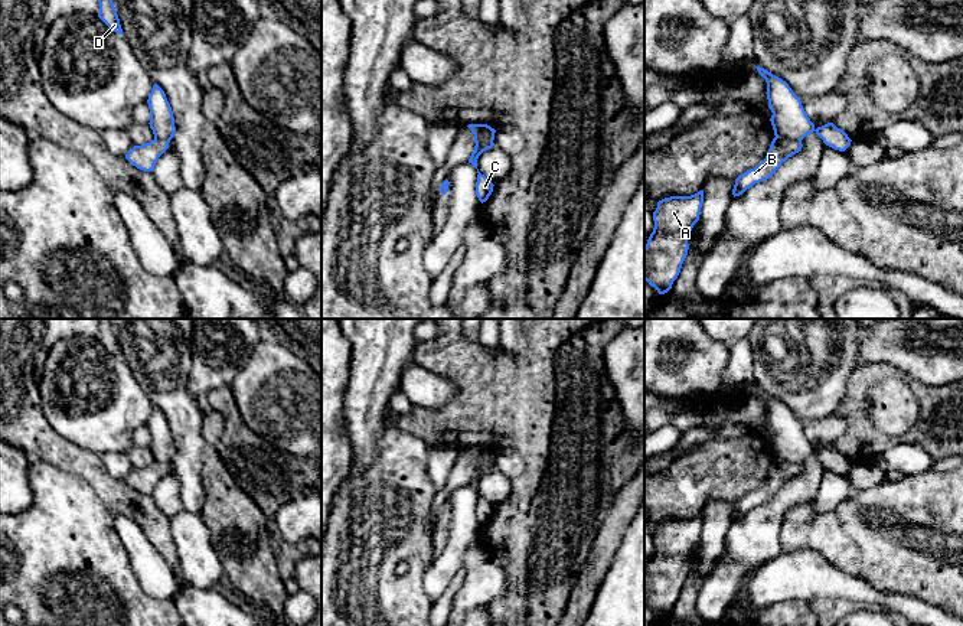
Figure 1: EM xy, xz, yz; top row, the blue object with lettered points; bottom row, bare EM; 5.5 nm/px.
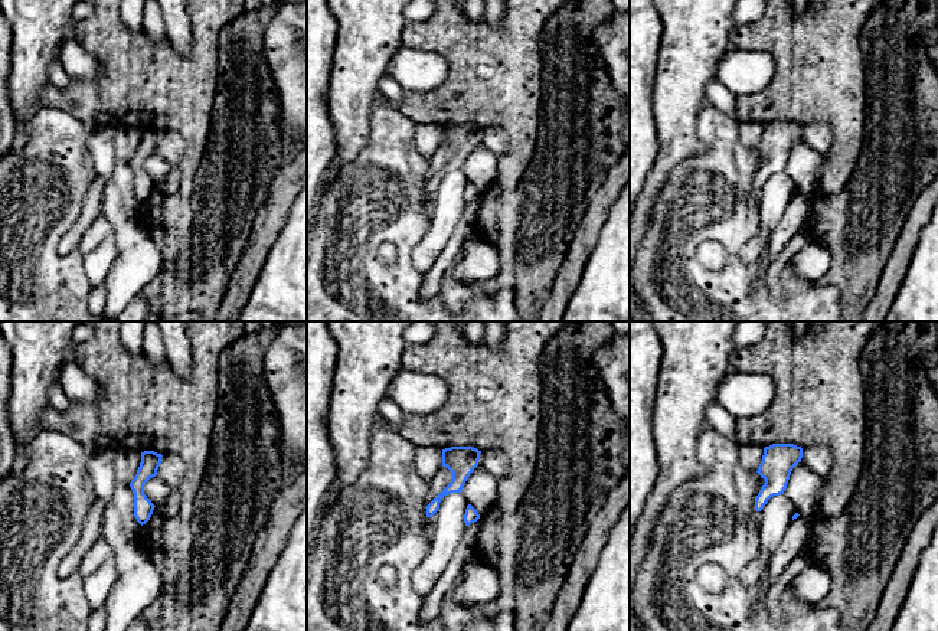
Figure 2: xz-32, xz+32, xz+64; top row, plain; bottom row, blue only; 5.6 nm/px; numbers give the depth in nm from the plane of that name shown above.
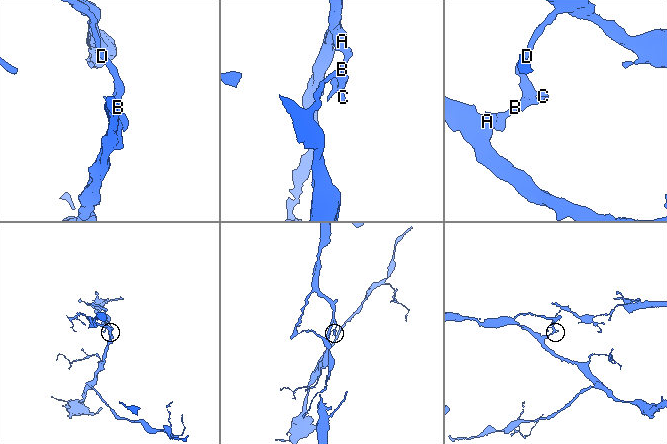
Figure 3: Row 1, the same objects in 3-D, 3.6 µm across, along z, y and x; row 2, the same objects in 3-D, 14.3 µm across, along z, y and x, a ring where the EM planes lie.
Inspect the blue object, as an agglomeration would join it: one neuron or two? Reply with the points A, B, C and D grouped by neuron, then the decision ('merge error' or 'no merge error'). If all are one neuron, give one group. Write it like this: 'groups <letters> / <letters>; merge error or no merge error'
groups A B / C D; merge error

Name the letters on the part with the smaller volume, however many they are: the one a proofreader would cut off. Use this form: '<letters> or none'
C, D

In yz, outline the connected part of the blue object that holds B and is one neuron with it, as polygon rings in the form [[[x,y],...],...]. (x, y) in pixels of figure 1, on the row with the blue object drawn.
[[[774,137],[765,159],[758,166],[744,172],[735,179],[735,185],[732,189],[734,198],[742,195],[755,183],[770,179],[783,162],[786,162],[800,150],[802,141],[790,141]]]

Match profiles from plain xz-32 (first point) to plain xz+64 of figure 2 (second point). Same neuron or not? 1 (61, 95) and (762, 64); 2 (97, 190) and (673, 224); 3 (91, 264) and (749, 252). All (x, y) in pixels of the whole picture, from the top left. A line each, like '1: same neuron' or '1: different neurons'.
1: different neurons
2: different neurons
3: same neuron

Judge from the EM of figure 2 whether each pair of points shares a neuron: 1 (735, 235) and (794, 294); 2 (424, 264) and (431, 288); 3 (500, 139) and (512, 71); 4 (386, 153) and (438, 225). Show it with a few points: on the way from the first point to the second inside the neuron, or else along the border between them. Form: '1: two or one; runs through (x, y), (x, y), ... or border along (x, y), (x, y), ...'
1: one; runs through (735, 255), (735, 260), (749, 274), (774, 275)
2: two; border along (445, 242), (445, 247), (425, 274)
3: two; border along (481, 127), (506, 133), (509, 147), (499, 157)
4: two; border along (432, 216), (428, 232), (415, 245)

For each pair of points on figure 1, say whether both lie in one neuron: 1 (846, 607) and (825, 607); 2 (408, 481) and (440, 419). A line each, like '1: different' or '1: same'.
1: same
2: different

